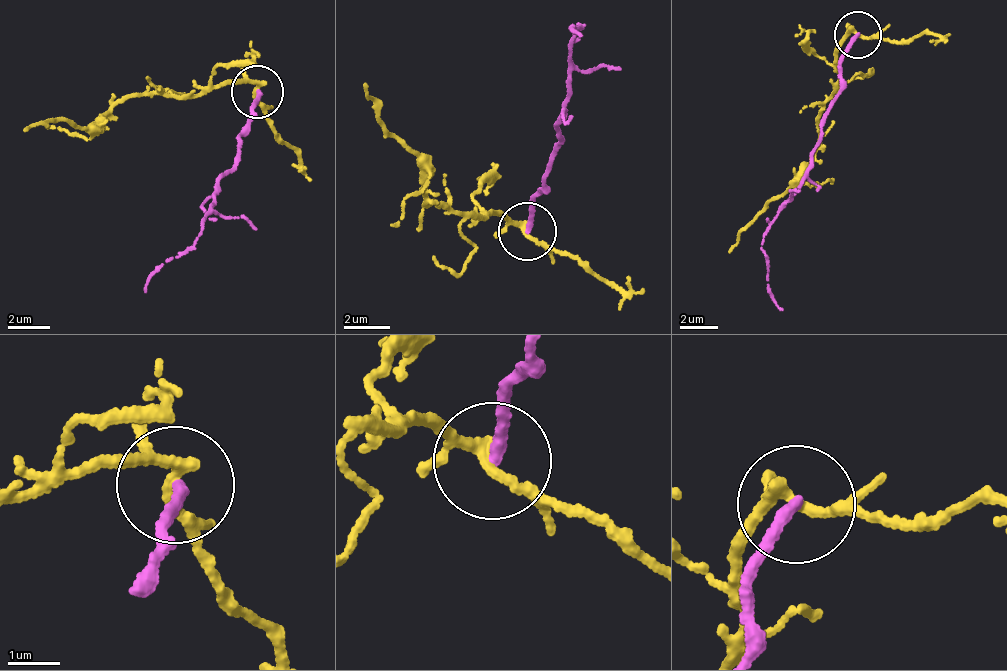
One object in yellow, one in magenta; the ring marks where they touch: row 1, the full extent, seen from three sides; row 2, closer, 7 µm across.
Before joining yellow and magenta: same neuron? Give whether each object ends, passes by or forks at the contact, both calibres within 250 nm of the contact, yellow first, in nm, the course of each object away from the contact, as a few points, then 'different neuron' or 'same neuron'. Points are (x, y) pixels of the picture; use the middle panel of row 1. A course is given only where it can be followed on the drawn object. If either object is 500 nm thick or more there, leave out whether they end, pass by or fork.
yellow forks; magenta ends; calibres 180 and 200 nm; course yellow (527, 233), (492, 211), (457, 213), (432, 200), (428, 201), (415, 162), (377, 122), (367, 81); course magenta (527, 233), (532, 198), (547, 185), (562, 147), (579, 28), (571, 29), (581, 36); different neuron

